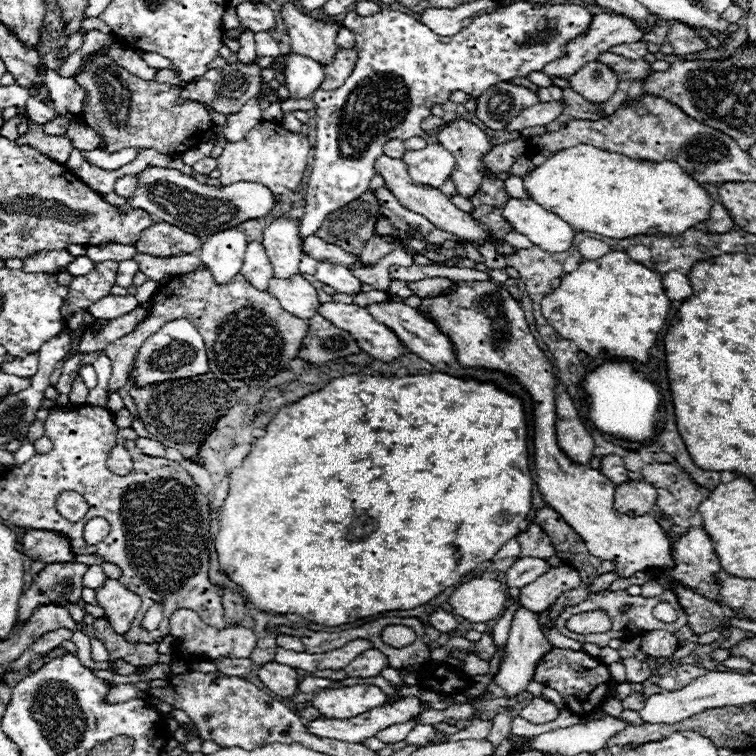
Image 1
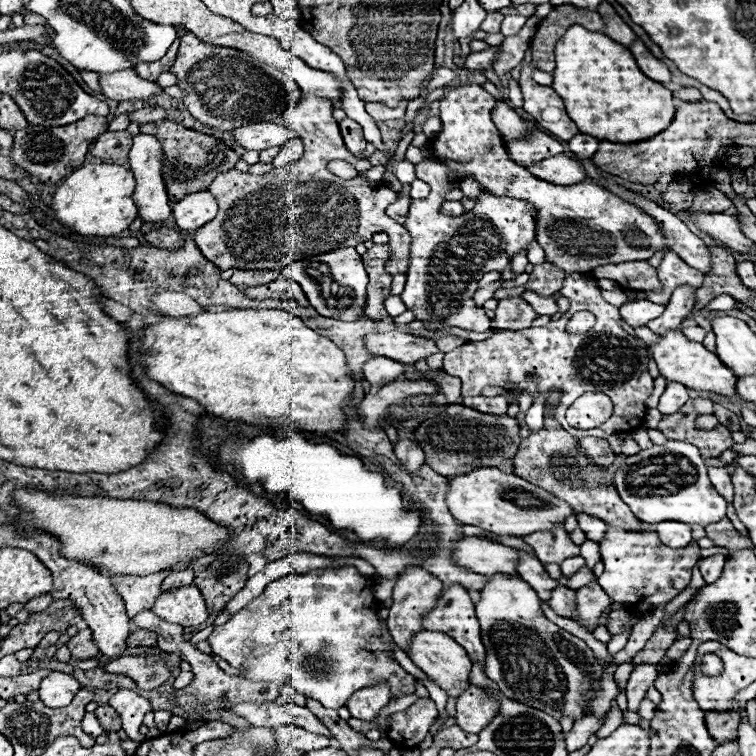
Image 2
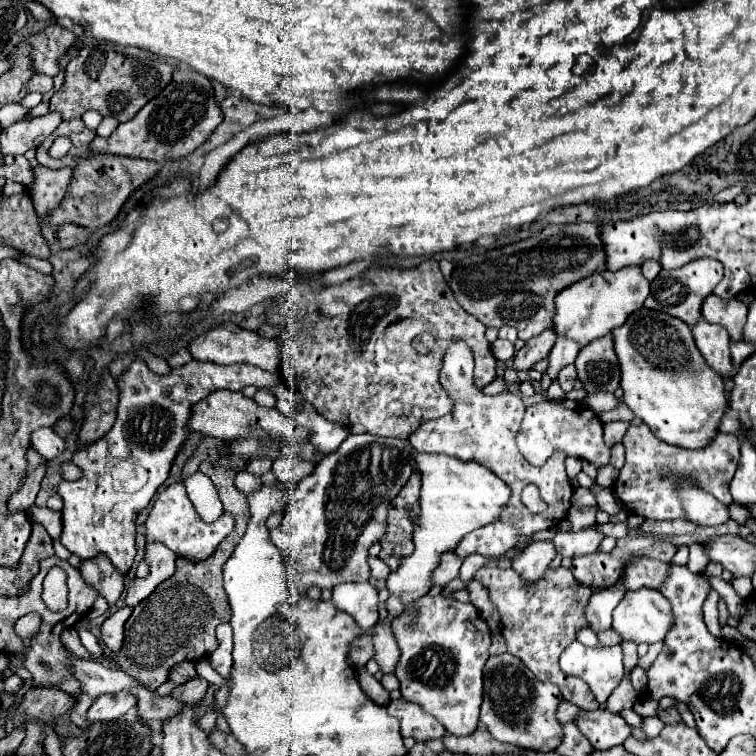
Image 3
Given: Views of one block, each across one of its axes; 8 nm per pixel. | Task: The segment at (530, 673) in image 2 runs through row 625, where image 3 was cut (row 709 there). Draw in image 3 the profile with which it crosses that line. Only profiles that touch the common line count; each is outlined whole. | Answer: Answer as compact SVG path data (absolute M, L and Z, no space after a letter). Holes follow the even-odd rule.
M508 652L488 658L484 666L484 702L480 708L480 722L498 742L538 752L554 750L562 742L562 728L554 716L560 700L560 690L554 684L538 682L520 658Z

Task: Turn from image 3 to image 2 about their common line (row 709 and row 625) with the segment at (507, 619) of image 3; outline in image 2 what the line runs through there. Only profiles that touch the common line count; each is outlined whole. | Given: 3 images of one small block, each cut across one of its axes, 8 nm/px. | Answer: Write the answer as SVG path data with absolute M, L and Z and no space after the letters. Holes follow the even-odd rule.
M586 584L576 590L576 614L578 624L588 632L596 628L596 618L612 604L610 596L598 584Z

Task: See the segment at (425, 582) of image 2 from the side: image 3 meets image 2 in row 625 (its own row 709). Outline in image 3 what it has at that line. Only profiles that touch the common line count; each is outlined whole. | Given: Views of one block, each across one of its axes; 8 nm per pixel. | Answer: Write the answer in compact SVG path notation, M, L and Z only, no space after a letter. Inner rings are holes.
M404 698L390 700L388 714L400 720L402 736L412 736L416 742L442 738L446 734L444 726L434 716L428 716L420 706L406 702Z

